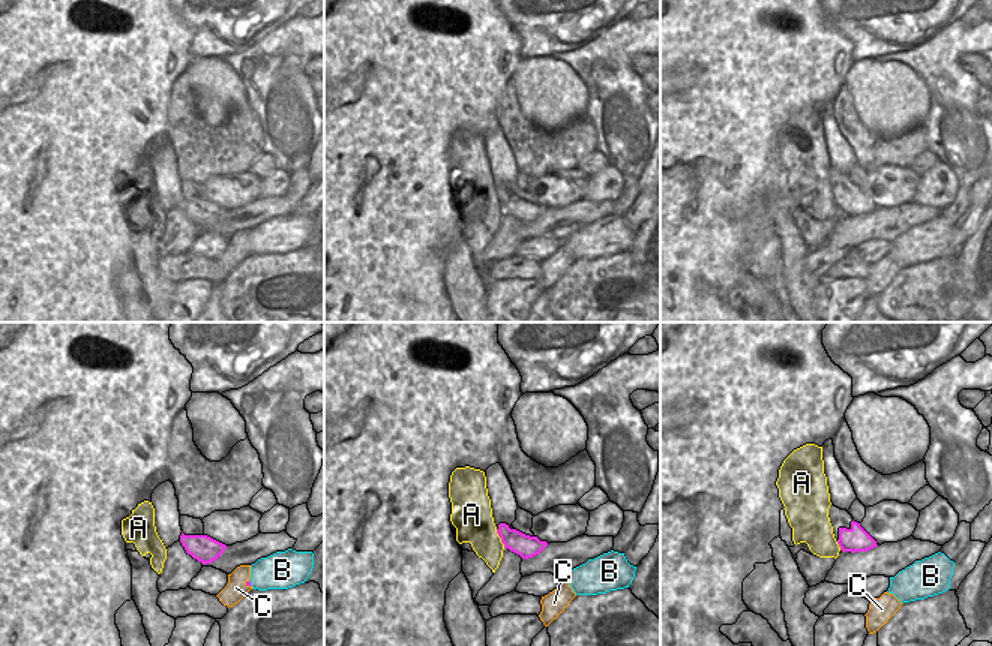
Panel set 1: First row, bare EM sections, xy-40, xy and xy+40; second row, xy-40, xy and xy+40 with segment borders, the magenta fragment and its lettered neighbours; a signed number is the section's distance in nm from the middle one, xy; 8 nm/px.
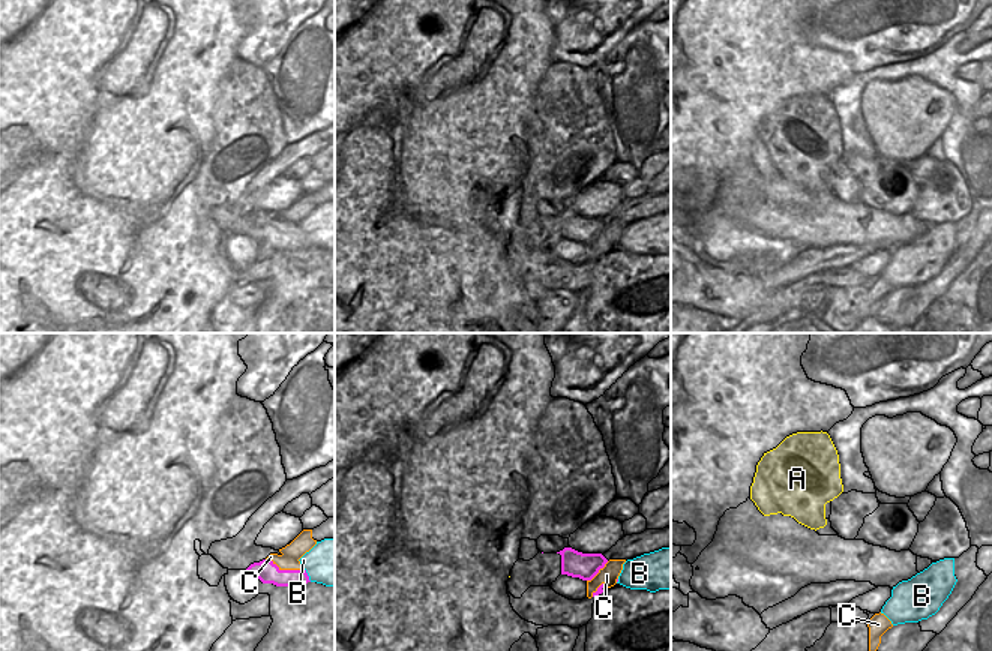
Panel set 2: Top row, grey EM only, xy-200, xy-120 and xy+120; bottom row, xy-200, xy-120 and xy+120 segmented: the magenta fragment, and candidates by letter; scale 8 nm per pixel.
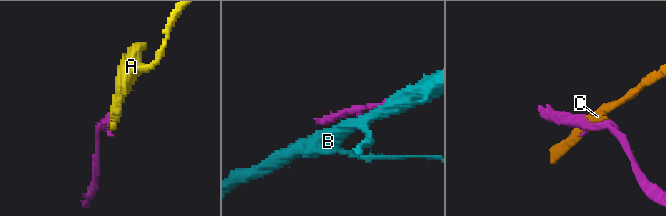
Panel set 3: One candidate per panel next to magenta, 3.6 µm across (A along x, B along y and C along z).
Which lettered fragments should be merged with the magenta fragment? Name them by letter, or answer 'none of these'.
none of these

